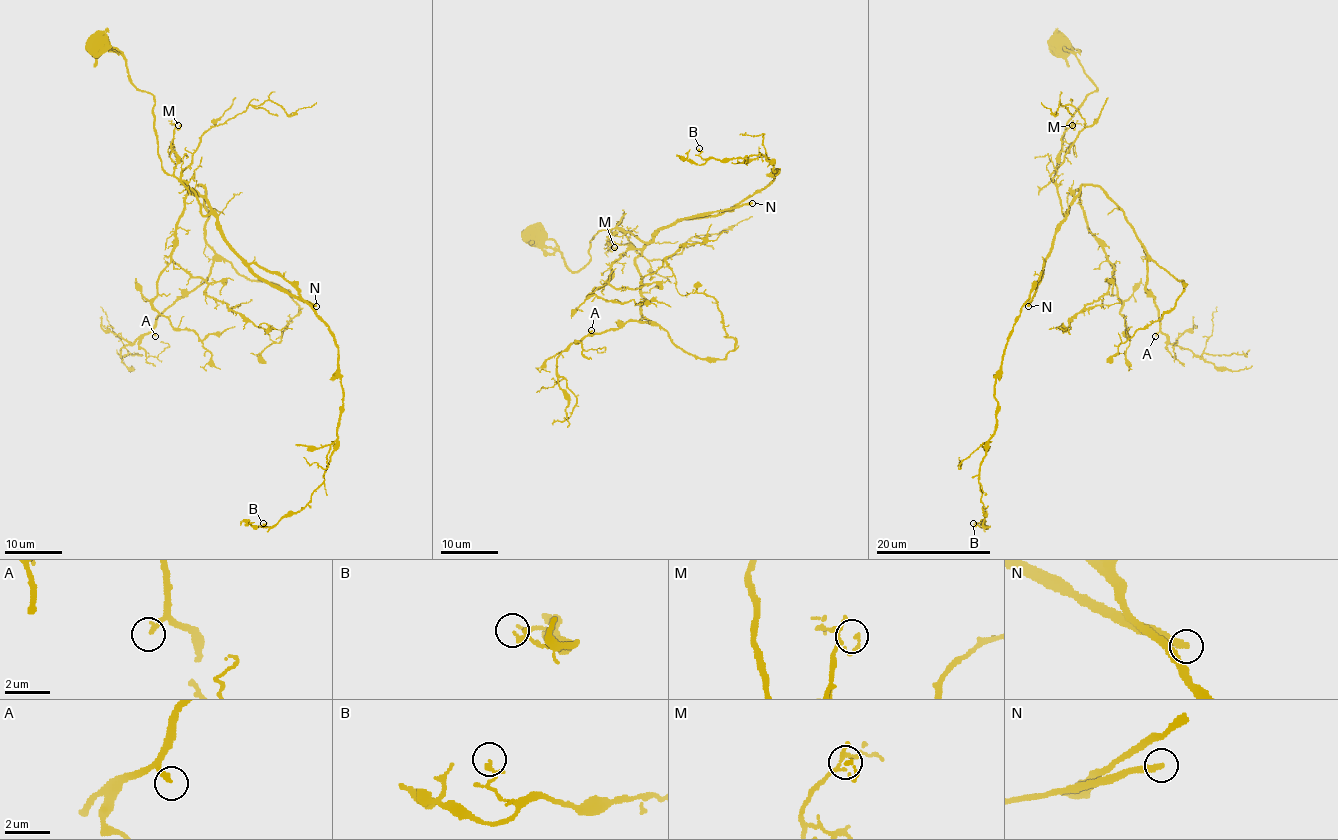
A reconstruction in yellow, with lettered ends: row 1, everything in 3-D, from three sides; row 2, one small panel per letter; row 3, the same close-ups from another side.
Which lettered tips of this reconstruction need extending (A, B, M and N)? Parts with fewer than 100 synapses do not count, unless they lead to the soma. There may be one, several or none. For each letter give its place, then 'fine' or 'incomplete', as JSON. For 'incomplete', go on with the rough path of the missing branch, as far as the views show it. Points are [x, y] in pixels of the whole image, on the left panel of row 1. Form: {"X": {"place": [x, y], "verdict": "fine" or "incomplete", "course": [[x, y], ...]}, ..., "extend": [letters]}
{"A": {"place": [155, 336], "verdict": "fine"}, "B": {"place": [263, 523], "verdict": "fine"}, "M": {"place": [178, 125], "verdict": "fine"}, "N": {"place": [316, 306], "verdict": "incomplete"}, "extend": ["N"]}

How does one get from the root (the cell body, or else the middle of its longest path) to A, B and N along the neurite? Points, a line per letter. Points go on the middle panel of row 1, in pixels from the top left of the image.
A: (534, 236), (573, 271), (590, 261), (597, 231), (622, 228), (646, 244), (636, 268), (650, 321), (591, 330)
B: (534, 236), (579, 271), (597, 231), (650, 241), (736, 207), (779, 173), (762, 154), (715, 160), (699, 148)
N: (534, 236), (579, 271), (590, 261), (597, 231), (622, 228), (650, 241), (676, 221), (752, 203)

